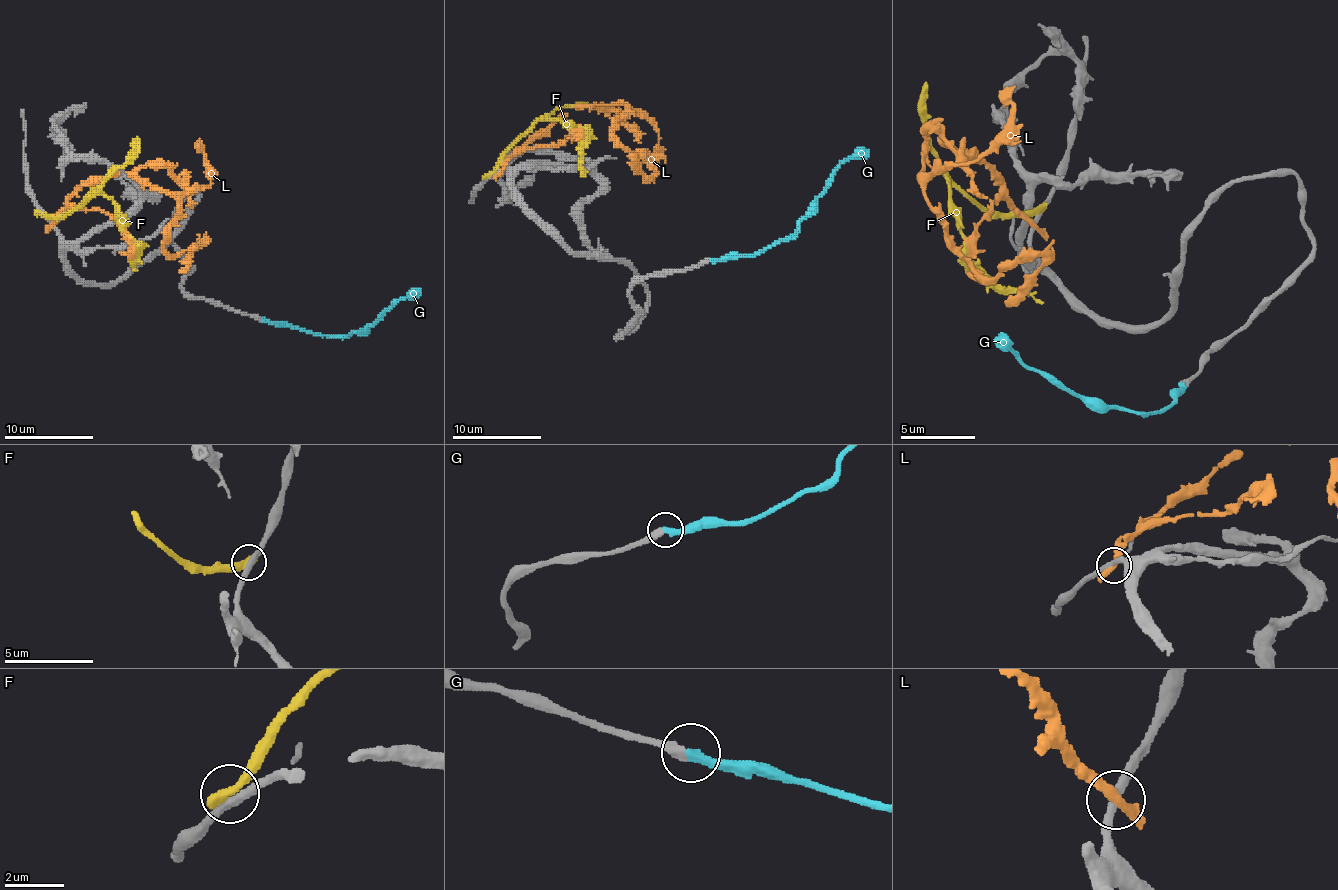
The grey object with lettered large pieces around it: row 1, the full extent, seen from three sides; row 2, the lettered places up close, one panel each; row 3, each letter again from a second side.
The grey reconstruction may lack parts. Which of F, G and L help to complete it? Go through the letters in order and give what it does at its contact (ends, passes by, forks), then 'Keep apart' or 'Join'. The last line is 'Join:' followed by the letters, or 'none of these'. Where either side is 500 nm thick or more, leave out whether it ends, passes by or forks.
F: It ends there. Keep apart
G: It ends there. Join
L: It passes by. Keep apart
Join: G

